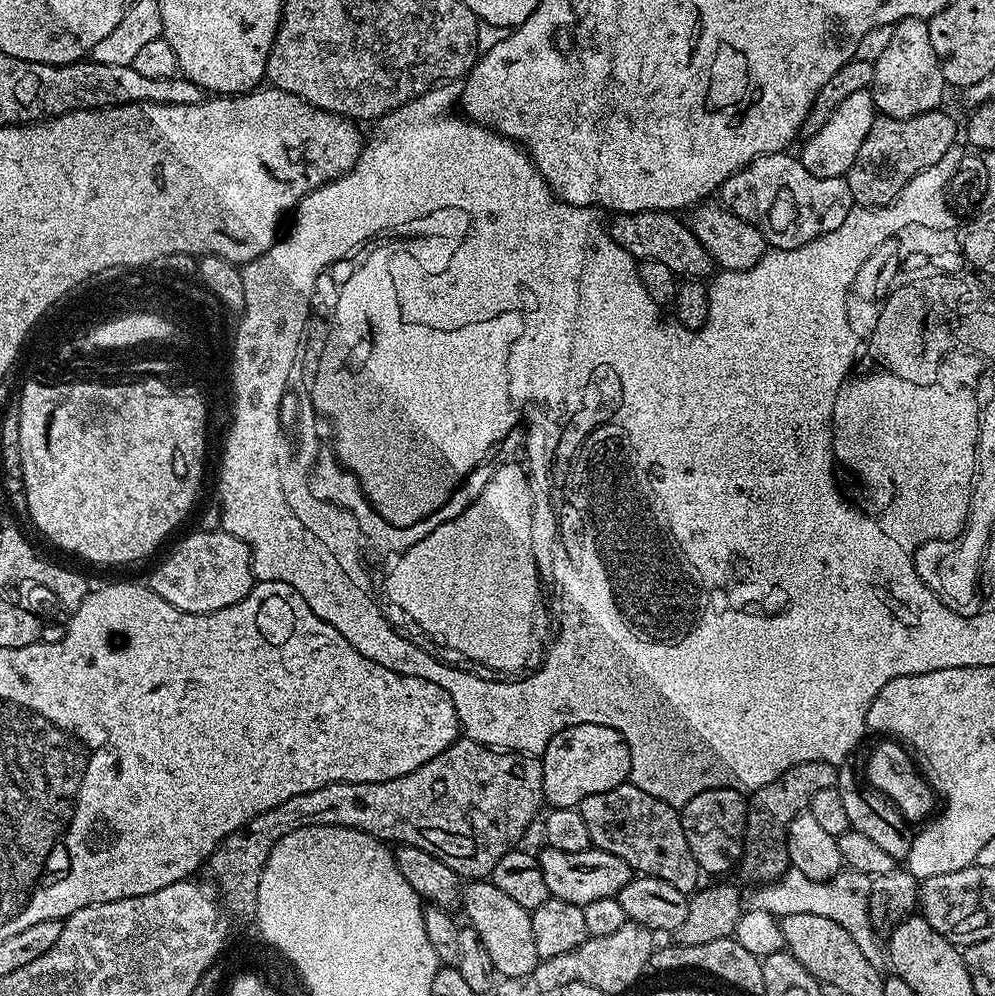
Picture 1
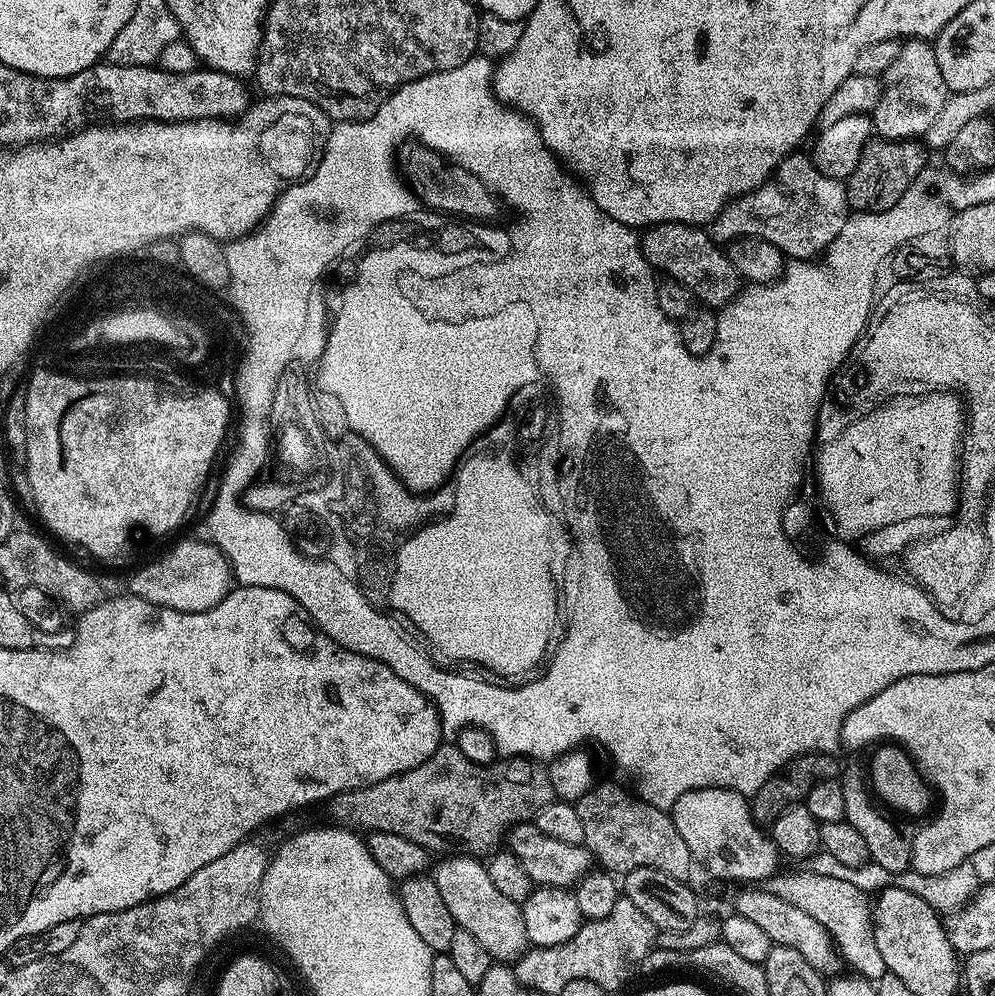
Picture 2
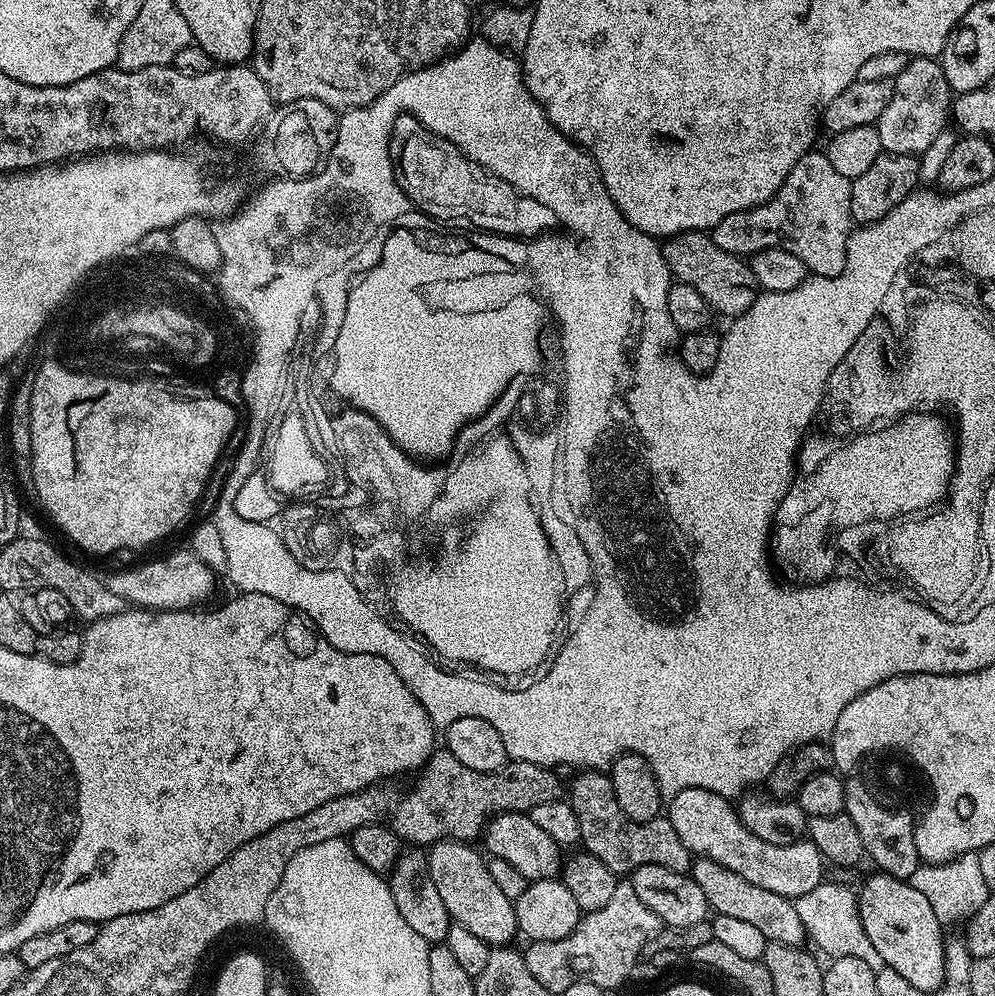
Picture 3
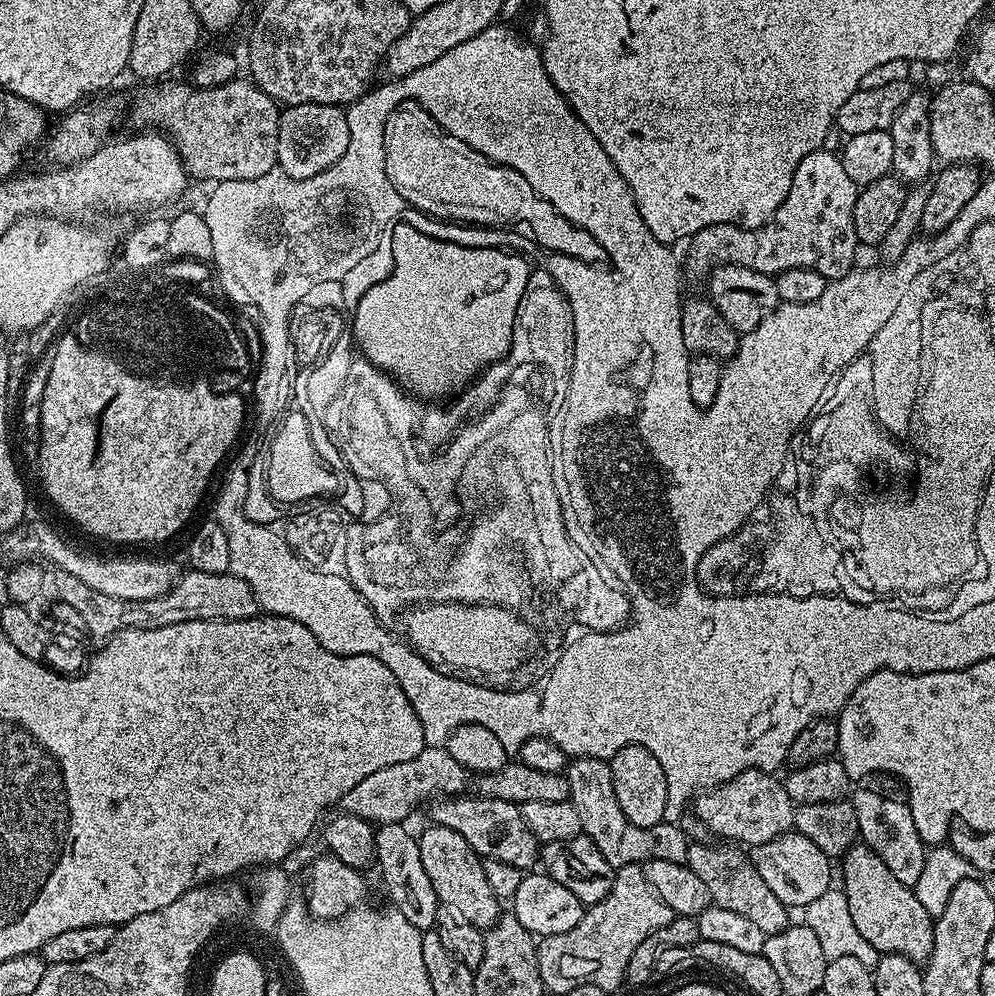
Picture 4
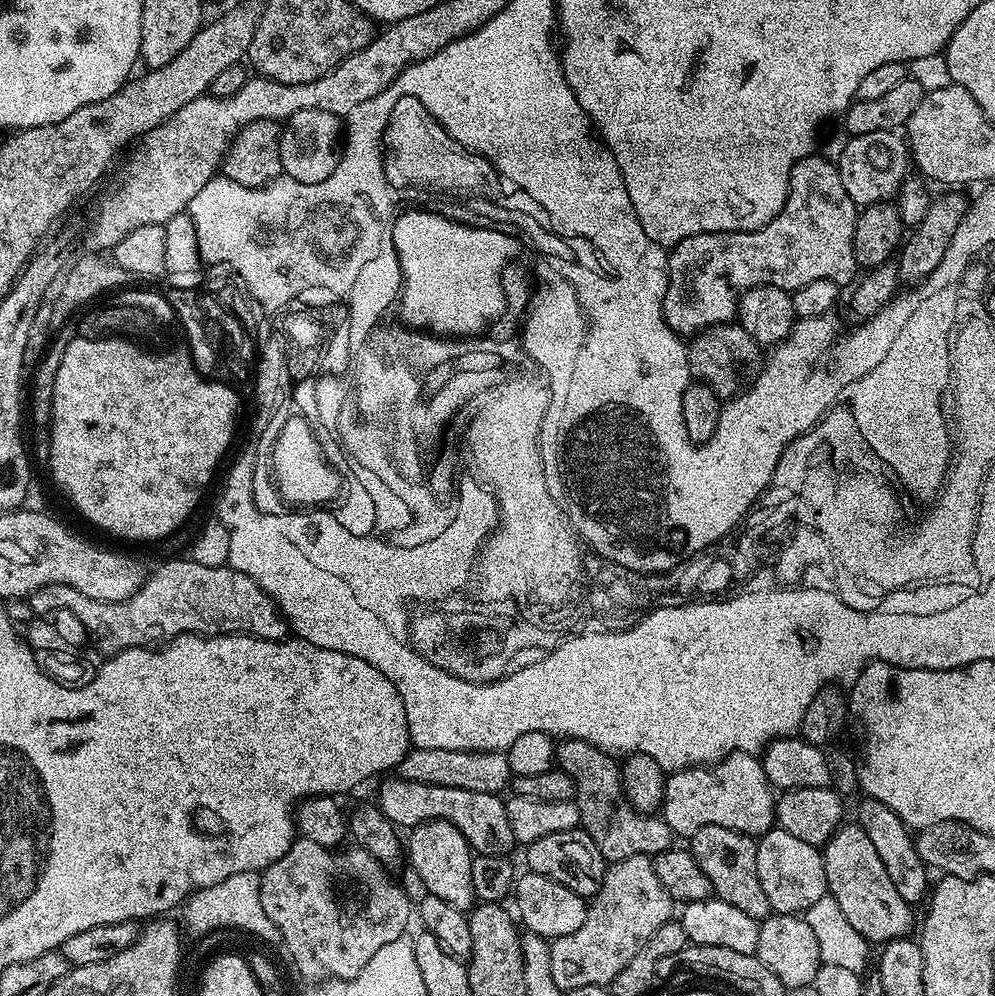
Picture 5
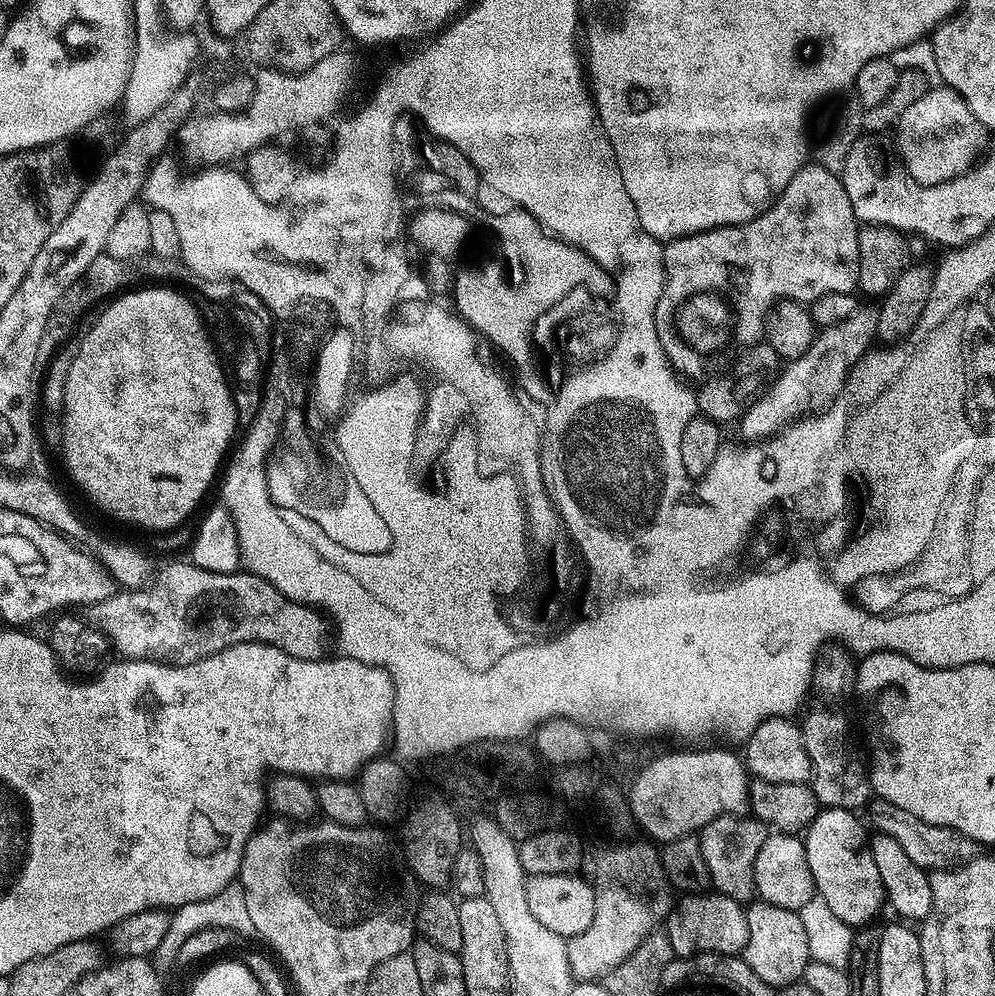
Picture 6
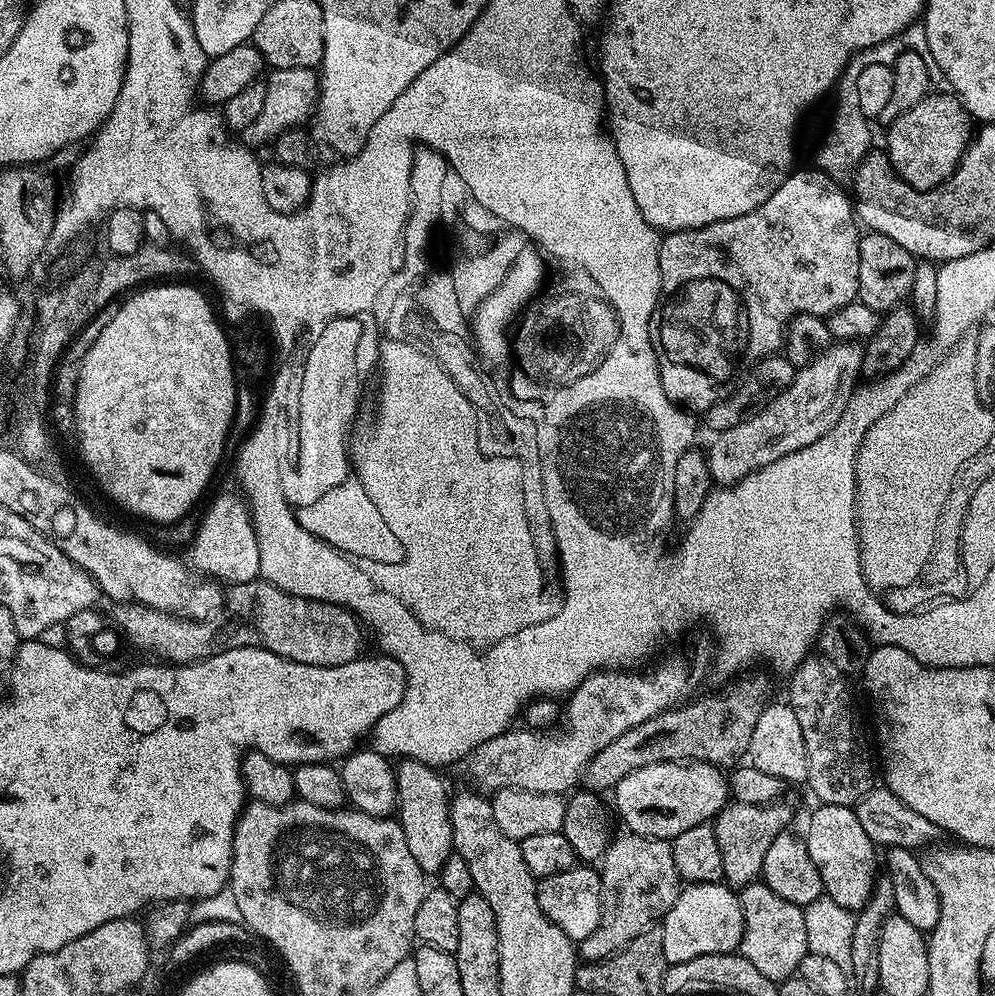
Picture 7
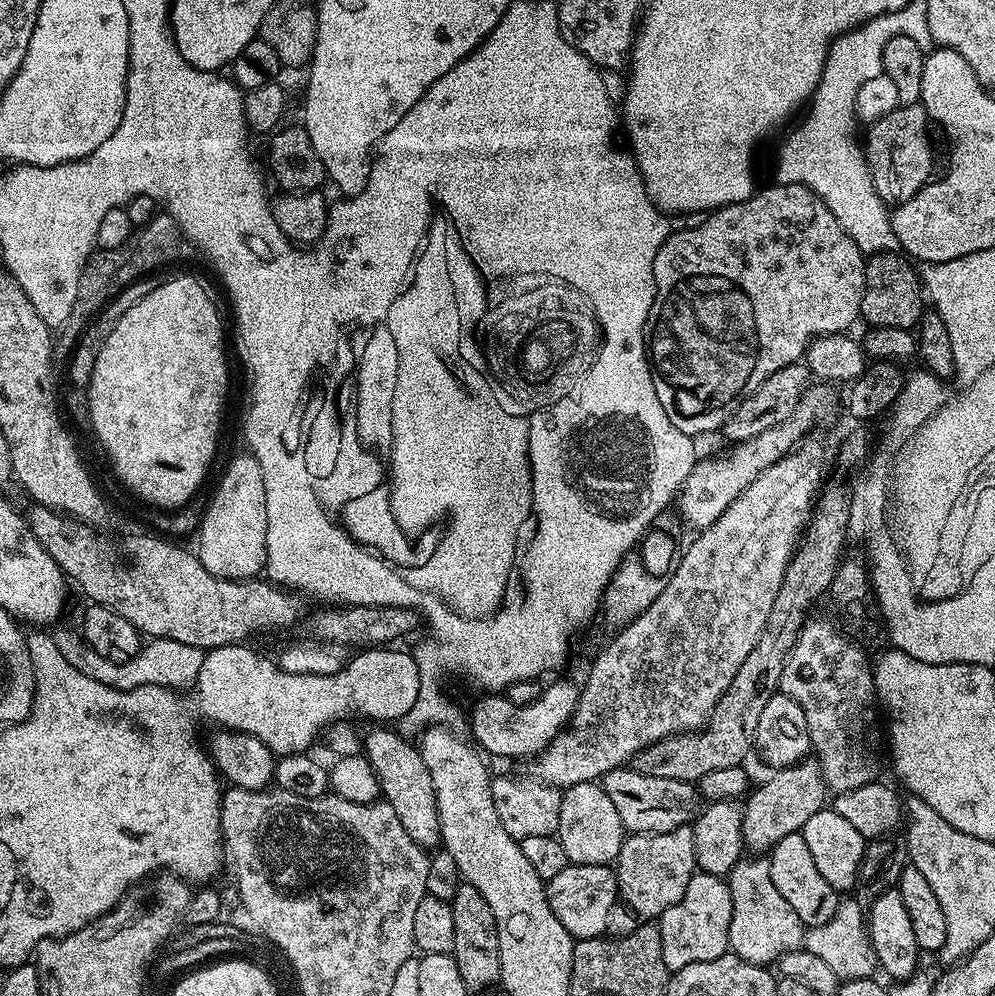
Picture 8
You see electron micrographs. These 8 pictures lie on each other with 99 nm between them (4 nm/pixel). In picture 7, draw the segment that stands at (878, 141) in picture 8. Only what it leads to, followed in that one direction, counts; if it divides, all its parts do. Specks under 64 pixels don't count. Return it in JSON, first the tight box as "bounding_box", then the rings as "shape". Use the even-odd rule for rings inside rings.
{"bounding_box":[886,94,974,192],"shape":[[[929,94],[910,110],[906,110],[888,128],[886,158],[892,168],[912,188],[928,192],[944,184],[960,165],[964,152],[974,136],[974,124],[961,104],[959,96]],[[973,127],[973,128],[972,128]]]}

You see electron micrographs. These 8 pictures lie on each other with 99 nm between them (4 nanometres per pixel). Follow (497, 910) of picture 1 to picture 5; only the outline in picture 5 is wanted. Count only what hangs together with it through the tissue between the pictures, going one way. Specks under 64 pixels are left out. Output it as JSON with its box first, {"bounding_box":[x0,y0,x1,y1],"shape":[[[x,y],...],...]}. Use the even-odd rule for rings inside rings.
{"bounding_box":[406,820,477,912],"shape":[[[425,820],[406,836],[406,860],[412,863],[417,878],[424,883],[423,891],[450,902],[450,906],[458,906],[463,912],[477,903],[474,881],[470,878],[473,855],[464,835],[445,820]]]}

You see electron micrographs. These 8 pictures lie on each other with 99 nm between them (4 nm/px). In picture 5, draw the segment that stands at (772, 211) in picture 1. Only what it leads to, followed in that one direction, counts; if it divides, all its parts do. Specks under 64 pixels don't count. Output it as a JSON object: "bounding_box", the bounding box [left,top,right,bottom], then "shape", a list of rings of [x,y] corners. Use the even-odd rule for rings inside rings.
{"bounding_box":[662,154,858,338],"shape":[[[820,154],[802,158],[790,174],[788,197],[782,210],[757,232],[703,232],[671,245],[668,252],[668,285],[662,297],[665,322],[680,338],[691,338],[698,330],[714,324],[727,324],[738,316],[735,307],[728,308],[728,295],[739,294],[763,284],[785,288],[790,294],[806,282],[829,280],[841,286],[851,285],[858,276],[854,258],[854,226],[858,205],[842,186],[840,169],[835,163],[823,160]]]}

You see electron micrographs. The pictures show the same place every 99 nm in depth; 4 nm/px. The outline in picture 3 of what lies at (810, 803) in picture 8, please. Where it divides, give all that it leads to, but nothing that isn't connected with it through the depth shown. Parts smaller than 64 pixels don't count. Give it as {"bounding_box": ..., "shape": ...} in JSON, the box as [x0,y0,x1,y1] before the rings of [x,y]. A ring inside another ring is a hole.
{"bounding_box":[690,859,806,948],"shape":[[[693,859],[690,875],[694,878],[694,882],[698,882],[702,894],[706,894],[706,902],[715,915],[738,918],[750,926],[755,926],[769,942],[774,944],[799,948],[805,943],[806,933],[802,926],[802,918],[798,918],[798,910],[789,897],[779,896],[770,890],[762,890],[762,886],[746,882],[742,874],[734,874],[734,870],[718,866],[718,862]]]}

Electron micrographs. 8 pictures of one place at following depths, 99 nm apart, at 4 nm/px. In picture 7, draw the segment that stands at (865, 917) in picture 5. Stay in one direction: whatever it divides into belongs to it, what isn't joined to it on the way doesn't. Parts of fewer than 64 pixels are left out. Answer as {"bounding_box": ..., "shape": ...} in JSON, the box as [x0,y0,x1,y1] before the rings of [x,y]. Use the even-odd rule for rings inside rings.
{"bounding_box":[806,804,878,914],"shape":[[[820,804],[817,809],[812,816],[812,821],[808,824],[808,833],[806,833],[810,858],[814,858],[814,866],[818,866],[818,874],[824,883],[824,895],[830,897],[834,902],[838,902],[838,906],[855,914],[860,911],[862,906],[866,906],[872,888],[878,879],[878,871],[876,872],[877,845],[872,843],[866,830],[862,830],[862,822],[858,822],[855,807]]]}

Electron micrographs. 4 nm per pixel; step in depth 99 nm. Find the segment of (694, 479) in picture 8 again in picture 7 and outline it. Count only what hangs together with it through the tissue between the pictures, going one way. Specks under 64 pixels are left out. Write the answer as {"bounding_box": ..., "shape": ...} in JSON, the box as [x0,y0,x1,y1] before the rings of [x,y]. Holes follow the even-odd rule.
{"bounding_box":[706,341,863,486],"shape":[[[839,341],[830,344],[806,367],[797,369],[794,382],[778,398],[745,417],[738,426],[713,437],[714,442],[706,450],[711,479],[719,485],[731,486],[770,462],[796,453],[826,435],[837,424],[856,391],[863,361],[863,347],[859,343]]]}

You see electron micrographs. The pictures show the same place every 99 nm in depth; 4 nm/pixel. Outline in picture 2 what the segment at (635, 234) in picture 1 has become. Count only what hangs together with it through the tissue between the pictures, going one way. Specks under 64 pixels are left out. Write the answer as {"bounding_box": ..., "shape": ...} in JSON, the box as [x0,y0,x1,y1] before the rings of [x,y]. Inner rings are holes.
{"bounding_box":[642,222,742,310],"shape":[[[662,222],[643,229],[642,251],[657,273],[682,282],[697,301],[719,310],[741,291],[742,277],[732,265],[732,257],[703,227],[695,224]]]}

